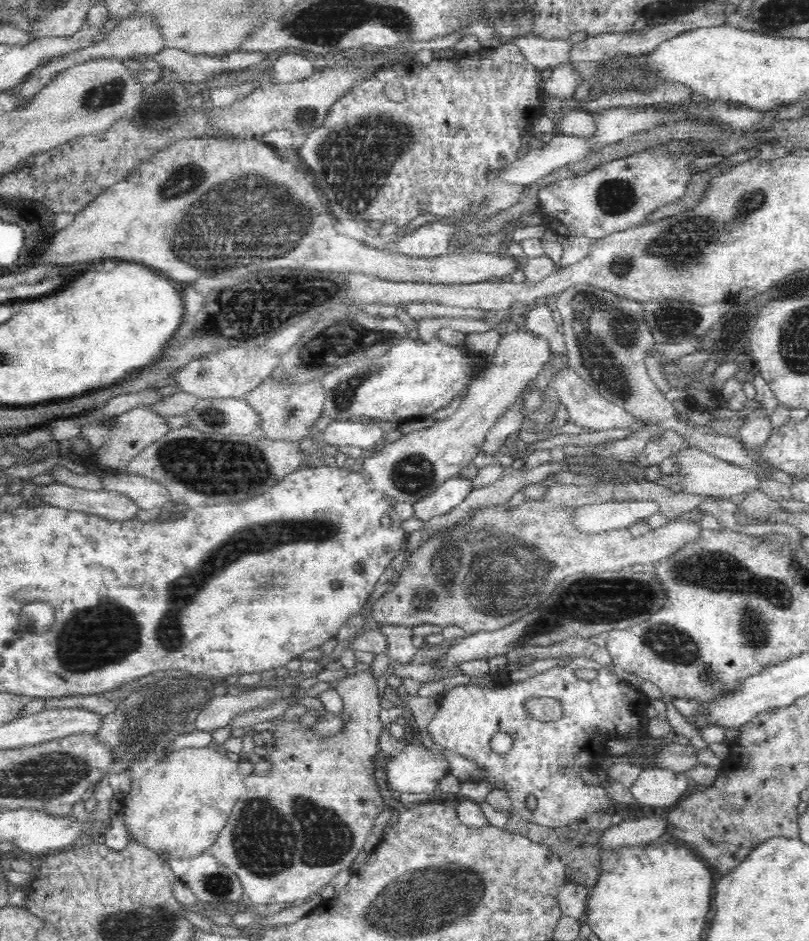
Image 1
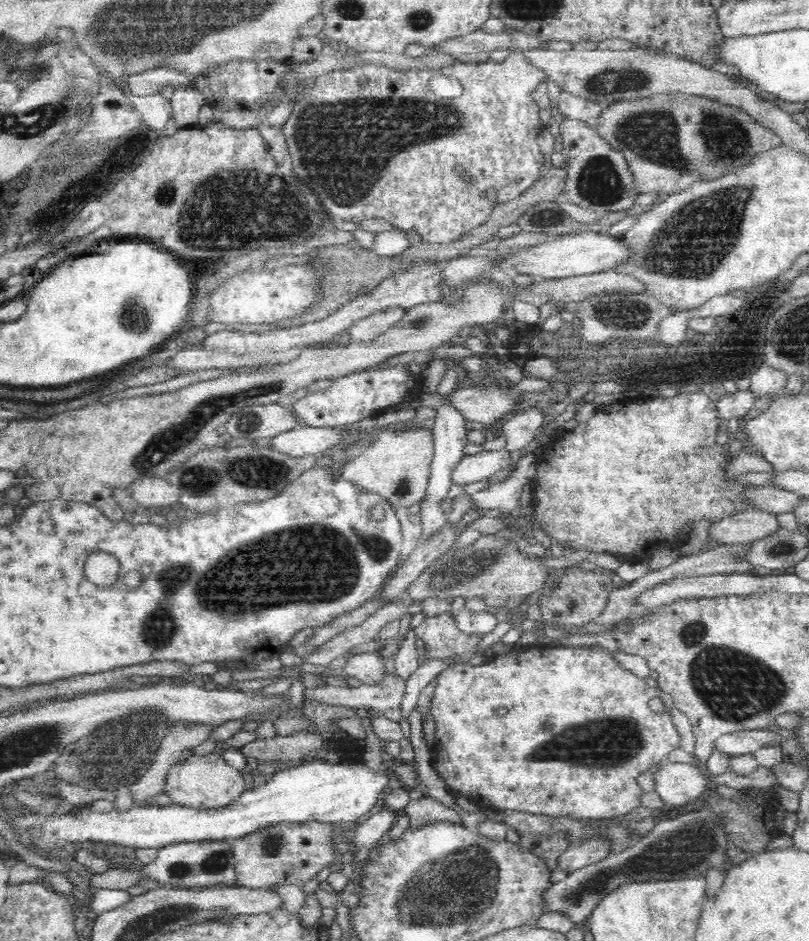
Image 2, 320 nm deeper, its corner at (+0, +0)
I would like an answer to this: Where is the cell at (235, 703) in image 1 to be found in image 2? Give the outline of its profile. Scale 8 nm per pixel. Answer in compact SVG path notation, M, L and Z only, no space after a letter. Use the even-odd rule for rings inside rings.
M385 673L375 684L363 684L358 688L338 686L316 686L304 690L306 703L320 703L345 709L368 708L370 711L384 712L386 708L396 708L405 694L406 680L396 673Z

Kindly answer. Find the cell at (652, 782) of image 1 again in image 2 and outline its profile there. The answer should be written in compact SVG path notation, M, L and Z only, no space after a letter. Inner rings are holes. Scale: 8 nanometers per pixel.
M666 760L653 775L653 790L662 801L672 806L688 804L709 787L700 769L690 763L672 763Z

